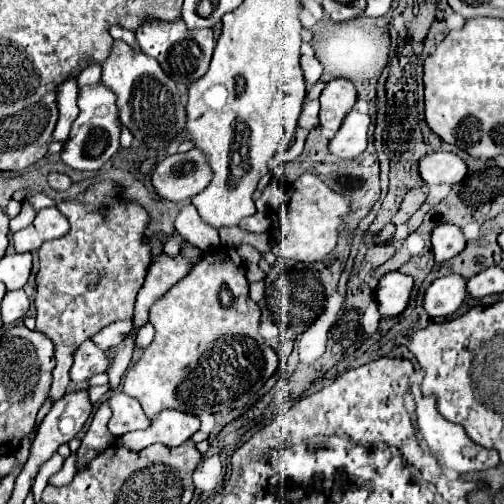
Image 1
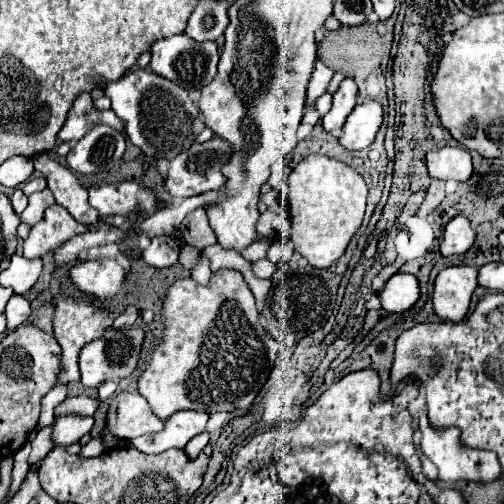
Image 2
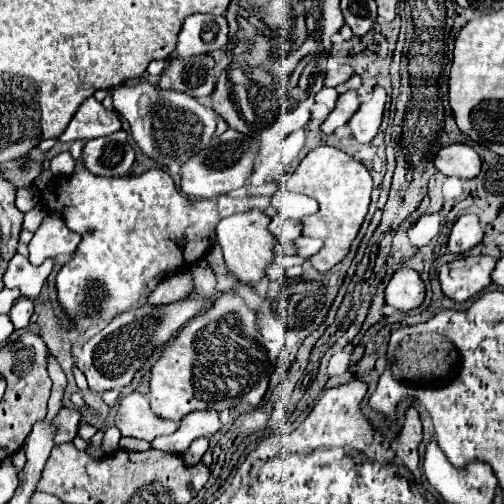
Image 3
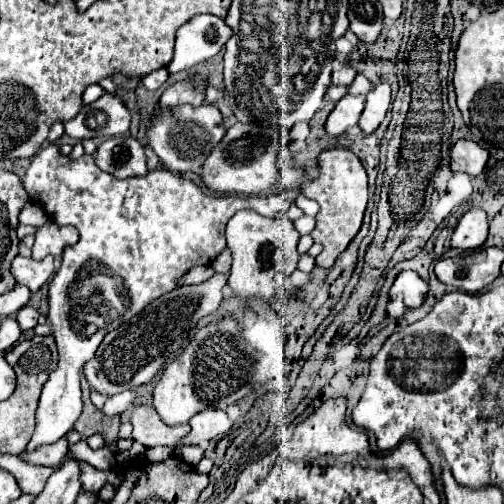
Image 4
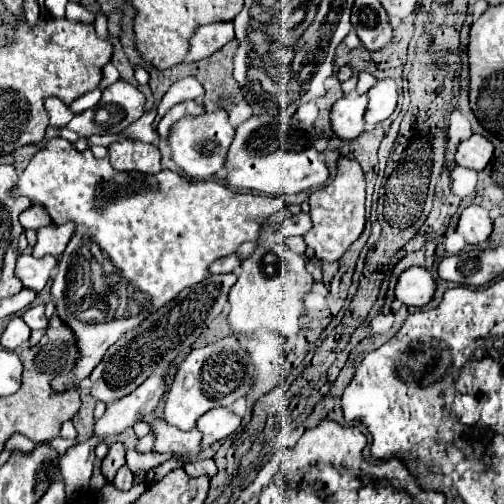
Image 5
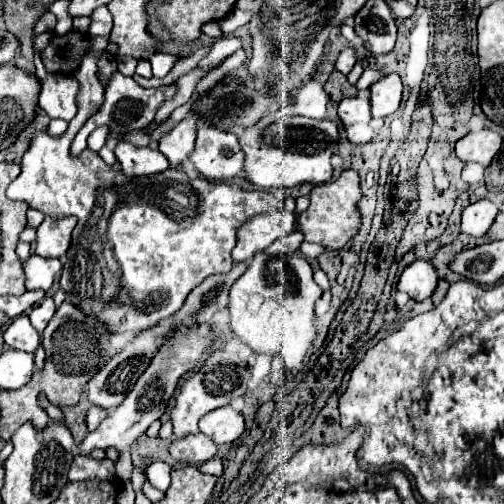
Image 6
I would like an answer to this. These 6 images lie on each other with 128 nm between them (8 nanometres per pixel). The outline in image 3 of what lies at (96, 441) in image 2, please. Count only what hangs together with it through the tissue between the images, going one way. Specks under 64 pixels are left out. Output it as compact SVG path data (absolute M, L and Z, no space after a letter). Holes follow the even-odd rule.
M110 426L110 428L104 430L104 438L102 438L100 450L102 450L104 454L112 454L114 450L118 450L118 442L120 442L120 432Z

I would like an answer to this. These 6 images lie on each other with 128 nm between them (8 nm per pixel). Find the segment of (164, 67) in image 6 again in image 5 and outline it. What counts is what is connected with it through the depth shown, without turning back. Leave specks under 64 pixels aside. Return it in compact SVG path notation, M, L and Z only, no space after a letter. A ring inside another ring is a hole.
M152 108L149 113L143 115L139 120L128 126L120 133L127 138L140 140L145 143L152 143L155 137L155 131L151 124L156 117L157 111Z

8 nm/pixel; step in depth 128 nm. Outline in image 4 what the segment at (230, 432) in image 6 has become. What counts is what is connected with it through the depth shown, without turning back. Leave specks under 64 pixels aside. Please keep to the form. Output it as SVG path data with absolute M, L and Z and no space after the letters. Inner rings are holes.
M204 410L192 416L190 420L190 434L182 440L182 444L192 446L192 444L202 444L208 442L216 436L224 436L232 428L232 420L226 416L224 410Z

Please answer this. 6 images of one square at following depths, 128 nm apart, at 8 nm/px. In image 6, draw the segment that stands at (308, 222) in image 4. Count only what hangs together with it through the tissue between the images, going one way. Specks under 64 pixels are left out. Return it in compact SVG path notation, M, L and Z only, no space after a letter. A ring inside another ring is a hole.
M274 210L248 220L238 232L238 244L232 250L234 262L250 260L256 252L264 250L274 240L293 232L294 220L296 220L295 214L288 210L282 212Z

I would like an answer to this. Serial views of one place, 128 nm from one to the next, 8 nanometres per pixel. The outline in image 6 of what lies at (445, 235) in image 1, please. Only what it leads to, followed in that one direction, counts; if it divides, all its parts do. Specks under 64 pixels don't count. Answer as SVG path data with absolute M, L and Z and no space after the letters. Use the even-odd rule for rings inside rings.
M480 200L466 206L462 212L462 232L476 238L484 236L490 230L496 214L498 214L498 206L490 200Z

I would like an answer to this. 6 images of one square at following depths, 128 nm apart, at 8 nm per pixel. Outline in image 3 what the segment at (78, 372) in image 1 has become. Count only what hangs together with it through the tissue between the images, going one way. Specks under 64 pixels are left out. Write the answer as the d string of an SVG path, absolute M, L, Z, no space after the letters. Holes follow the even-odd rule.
M196 260L196 264L189 264L189 270L194 275L194 298L180 300L168 306L142 306L128 310L120 316L116 316L102 332L92 336L80 350L76 366L84 372L90 390L94 392L106 392L112 388L124 388L132 382L134 374L142 368L146 358L162 344L166 344L190 318L194 318L198 312L202 312L210 298L216 296L216 276L208 268L204 260Z

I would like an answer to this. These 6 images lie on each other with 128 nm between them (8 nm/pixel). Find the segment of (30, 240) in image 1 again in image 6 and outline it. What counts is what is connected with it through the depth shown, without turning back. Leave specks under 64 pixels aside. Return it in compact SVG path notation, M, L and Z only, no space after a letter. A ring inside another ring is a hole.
M46 216L44 222L38 226L36 238L36 254L44 258L60 258L66 254L70 246L70 234L76 226L76 218L68 216L62 220Z

